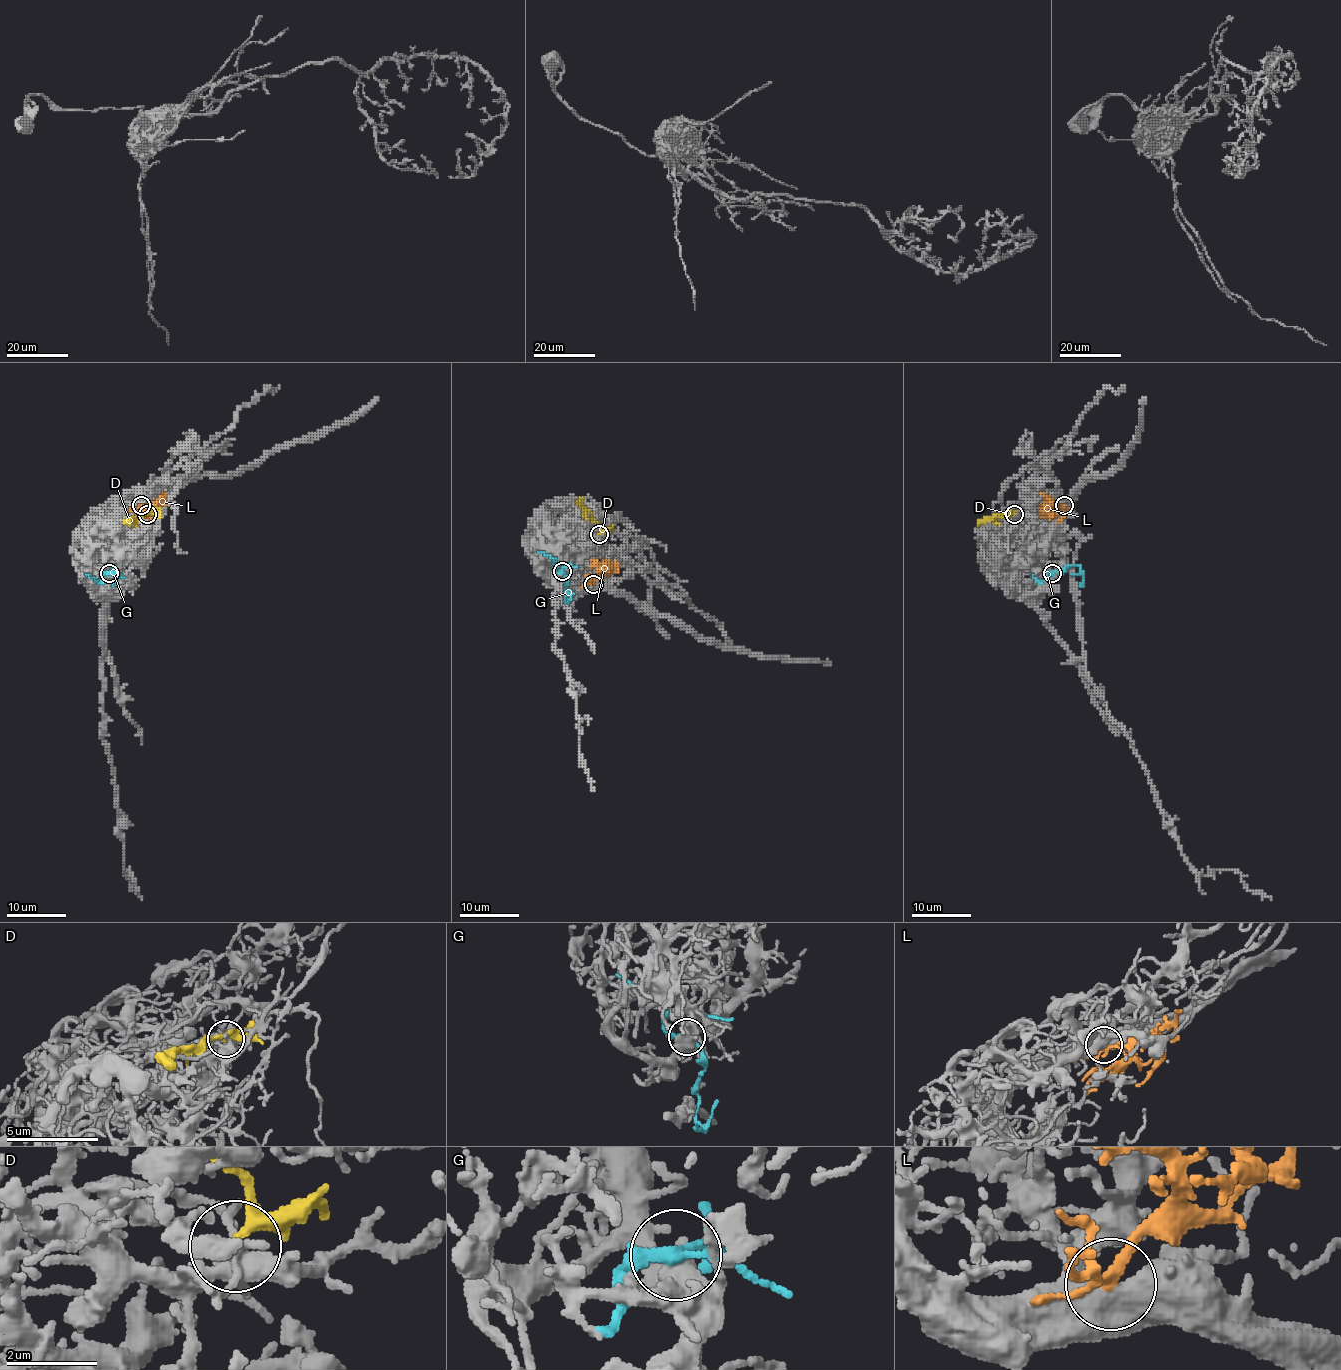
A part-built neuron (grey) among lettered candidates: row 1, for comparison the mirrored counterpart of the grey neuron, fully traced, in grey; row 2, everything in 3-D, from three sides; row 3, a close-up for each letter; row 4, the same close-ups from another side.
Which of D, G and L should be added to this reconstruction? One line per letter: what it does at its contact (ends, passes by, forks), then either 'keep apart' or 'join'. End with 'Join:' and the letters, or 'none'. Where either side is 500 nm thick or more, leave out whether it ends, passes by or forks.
D: it passes by | keep apart
G: it forks | keep apart
L: join
Join: L

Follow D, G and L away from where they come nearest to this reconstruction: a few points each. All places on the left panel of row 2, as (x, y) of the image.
D: (147, 515), (148, 512), (133, 516), (127, 524)
G: (110, 573), (114, 571), (113, 564), (114, 582), (111, 585)
L: (141, 506), (150, 506), (156, 501), (159, 504), (159, 512), (151, 519)

